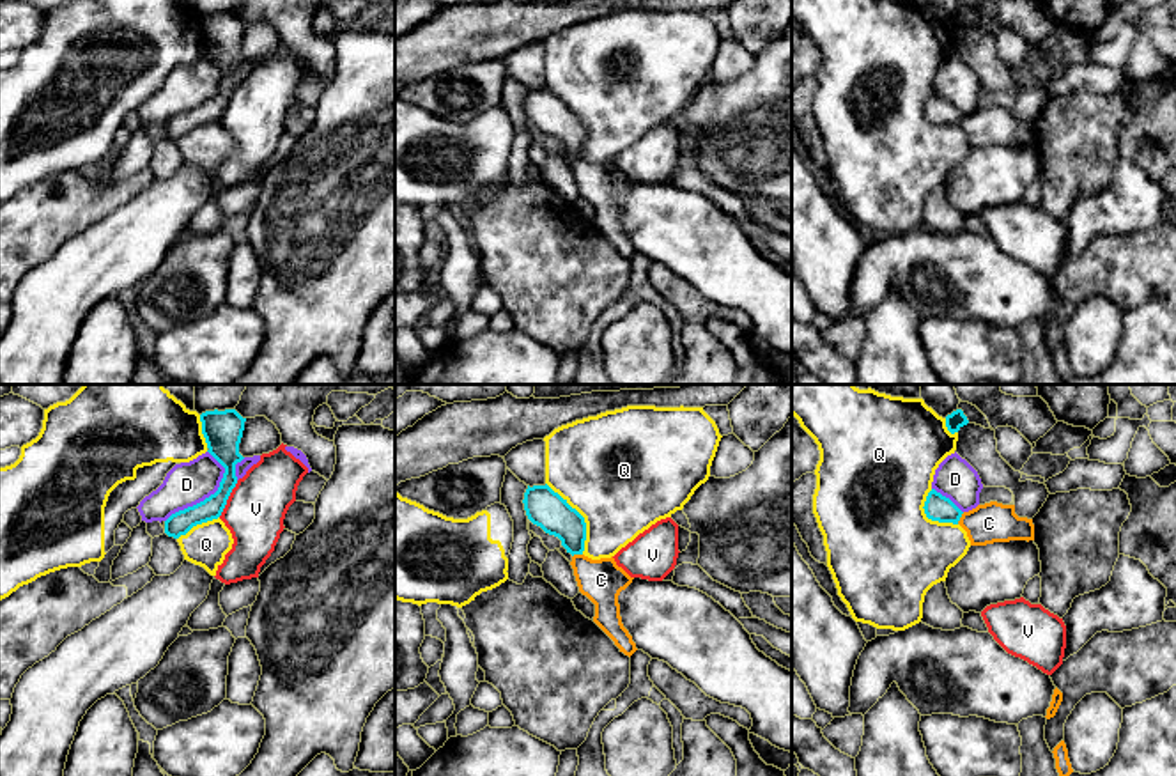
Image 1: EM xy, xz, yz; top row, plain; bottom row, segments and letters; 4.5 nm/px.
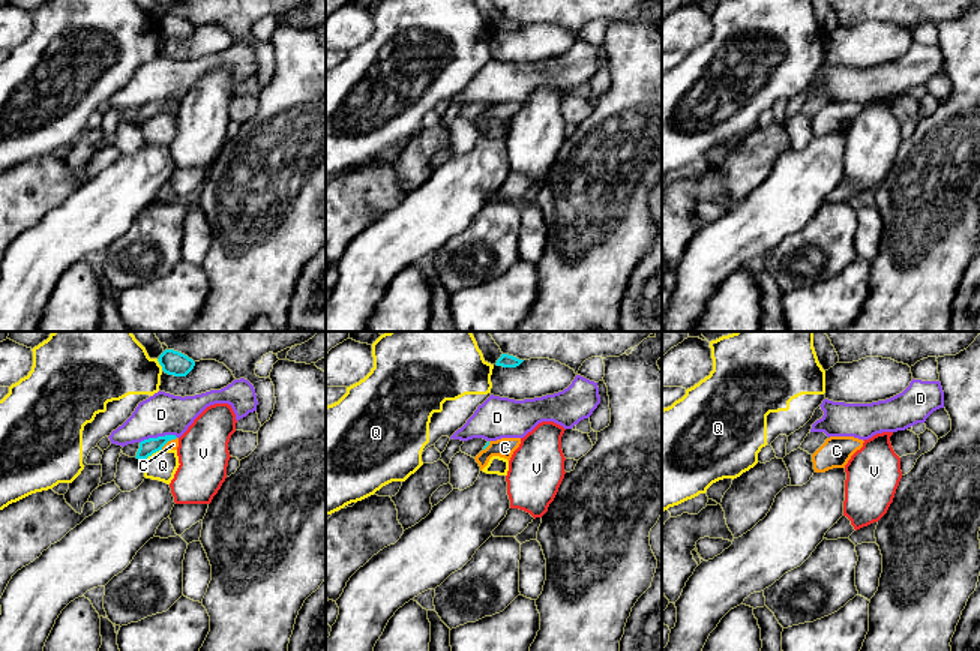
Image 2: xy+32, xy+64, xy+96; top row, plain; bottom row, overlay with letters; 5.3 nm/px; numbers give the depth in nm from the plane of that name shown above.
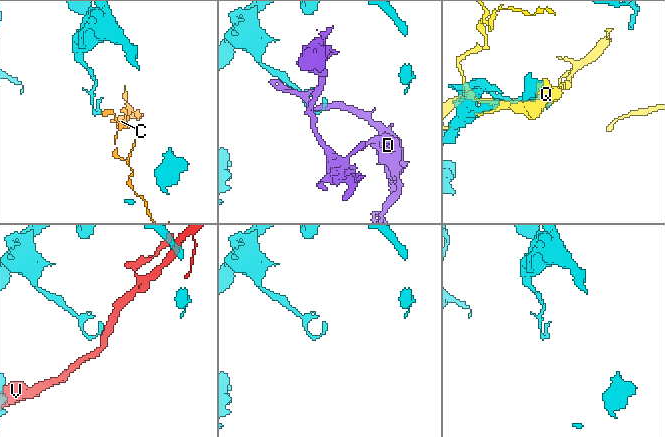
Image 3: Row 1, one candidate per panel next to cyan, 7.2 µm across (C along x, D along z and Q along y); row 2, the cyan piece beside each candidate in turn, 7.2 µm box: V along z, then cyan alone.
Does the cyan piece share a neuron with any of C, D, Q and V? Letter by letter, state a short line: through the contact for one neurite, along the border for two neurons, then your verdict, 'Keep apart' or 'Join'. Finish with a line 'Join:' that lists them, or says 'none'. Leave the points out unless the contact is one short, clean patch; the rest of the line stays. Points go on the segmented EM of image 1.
C: Line: yz (964, 512), (957, 523). Keep apart
D: Keep apart
Q: Keep apart
V: Line: xy (238, 481), (218, 516). Keep apart
Join: none

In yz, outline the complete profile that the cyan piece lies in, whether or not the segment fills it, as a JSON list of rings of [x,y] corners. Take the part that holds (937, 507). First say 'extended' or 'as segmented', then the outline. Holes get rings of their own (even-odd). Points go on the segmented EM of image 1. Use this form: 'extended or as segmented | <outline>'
as segmented | [[[932,489],[925,501],[925,514],[932,521],[958,524],[962,510],[946,496]]]

